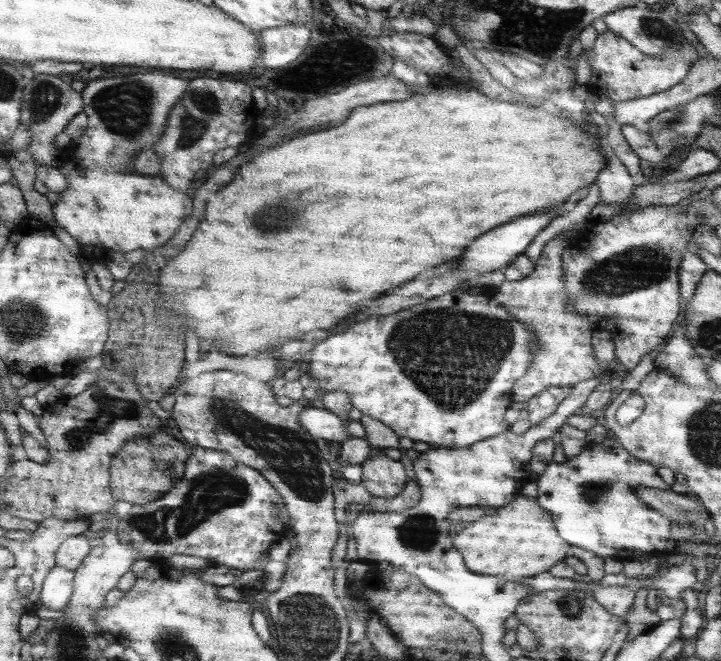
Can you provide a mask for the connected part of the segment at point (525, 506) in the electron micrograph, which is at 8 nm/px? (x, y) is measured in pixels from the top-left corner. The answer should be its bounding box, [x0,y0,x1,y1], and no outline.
[452,491,569,583]

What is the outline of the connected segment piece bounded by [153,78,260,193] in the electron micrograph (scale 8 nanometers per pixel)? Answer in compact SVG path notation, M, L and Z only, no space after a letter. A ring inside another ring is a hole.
M189 78L186 95L178 102L171 111L170 120L167 120L166 131L161 140L153 146L161 159L161 172L158 176L163 177L168 185L179 191L190 192L189 184L193 182L195 174L199 170L207 170L213 166L213 156L223 148L246 147L259 134L255 130L255 122L259 117L260 110L253 100L253 88L245 82L233 80L220 80L217 78Z

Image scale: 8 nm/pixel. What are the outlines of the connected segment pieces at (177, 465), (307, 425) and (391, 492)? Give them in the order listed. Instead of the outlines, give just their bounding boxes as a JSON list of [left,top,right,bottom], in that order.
[[110,429,190,505],[298,403,348,445],[361,455,407,498]]

